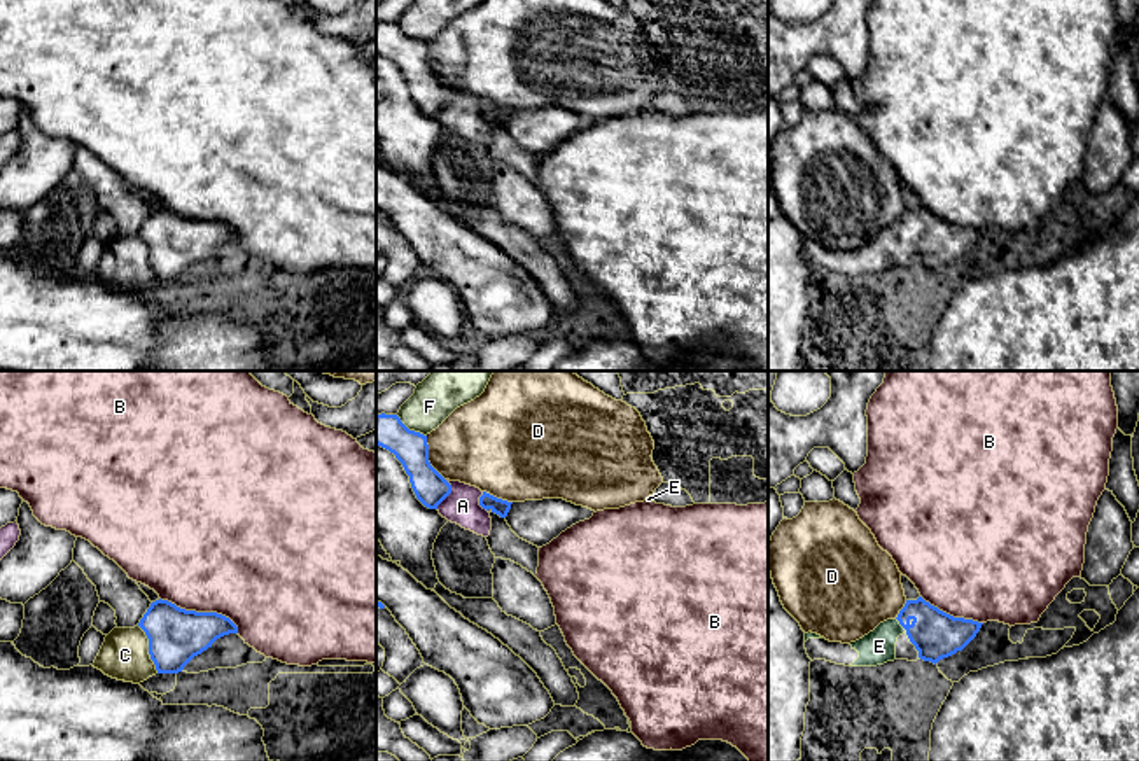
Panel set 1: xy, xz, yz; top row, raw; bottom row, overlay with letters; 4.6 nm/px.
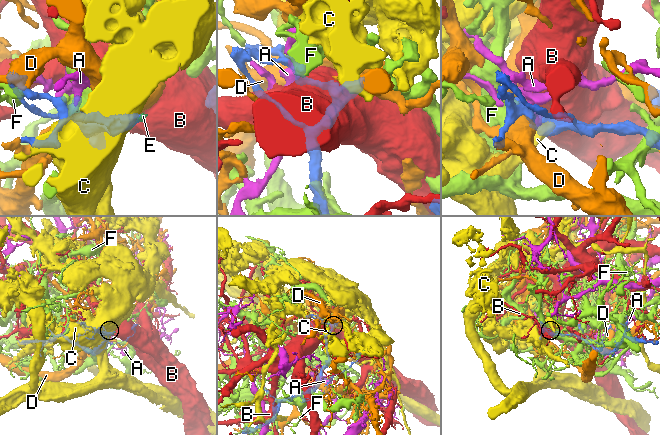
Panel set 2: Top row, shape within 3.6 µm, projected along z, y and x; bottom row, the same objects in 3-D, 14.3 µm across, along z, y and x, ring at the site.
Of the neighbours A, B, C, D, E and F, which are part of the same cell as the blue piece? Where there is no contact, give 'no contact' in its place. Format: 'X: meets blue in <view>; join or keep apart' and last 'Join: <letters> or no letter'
A: meets blue in xz; keep apart
B: meets blue in xy; keep apart
C: meets blue in xy; keep apart
D: meets blue in xz; keep apart
E: meets blue in yz; join
F: meets blue in xz; keep apart
Join: E

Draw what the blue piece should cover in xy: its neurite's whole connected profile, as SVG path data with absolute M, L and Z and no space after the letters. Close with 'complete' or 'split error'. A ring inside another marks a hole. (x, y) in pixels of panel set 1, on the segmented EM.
M168 600L150 604L138 626L149 639L149 654L157 674L178 674L198 654L238 626L217 612L196 612Z; complete

